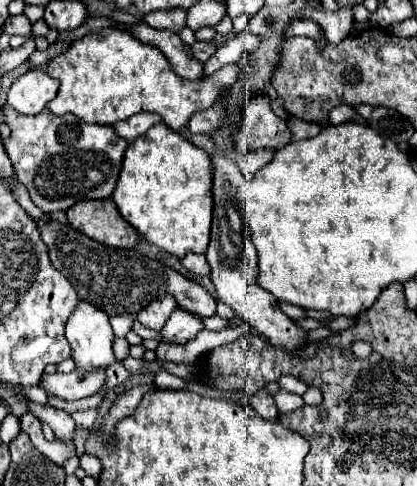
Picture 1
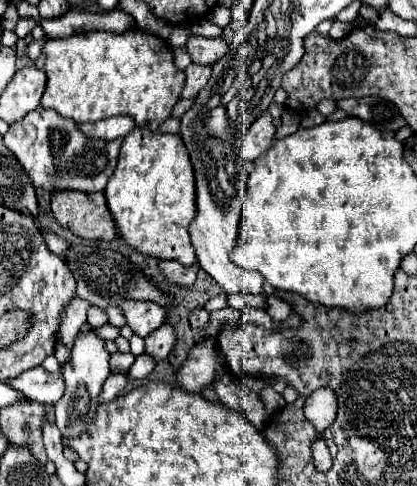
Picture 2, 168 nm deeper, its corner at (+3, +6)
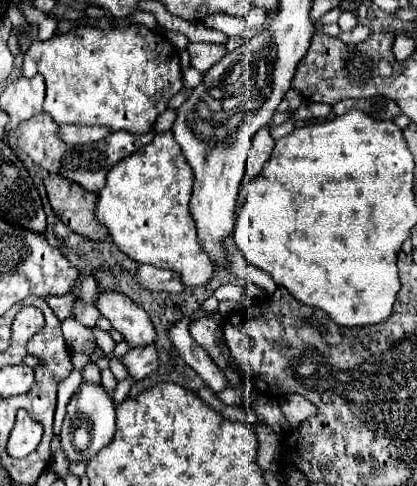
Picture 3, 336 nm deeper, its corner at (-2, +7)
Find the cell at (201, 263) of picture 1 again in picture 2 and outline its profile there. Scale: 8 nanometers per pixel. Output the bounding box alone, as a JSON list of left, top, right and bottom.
[158,261,198,289]

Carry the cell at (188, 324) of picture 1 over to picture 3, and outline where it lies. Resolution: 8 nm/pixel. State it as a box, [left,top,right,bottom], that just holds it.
[123,344,159,380]

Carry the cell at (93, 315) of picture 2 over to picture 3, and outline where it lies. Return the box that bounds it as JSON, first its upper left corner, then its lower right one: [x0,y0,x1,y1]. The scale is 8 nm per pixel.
[75,300,101,328]

